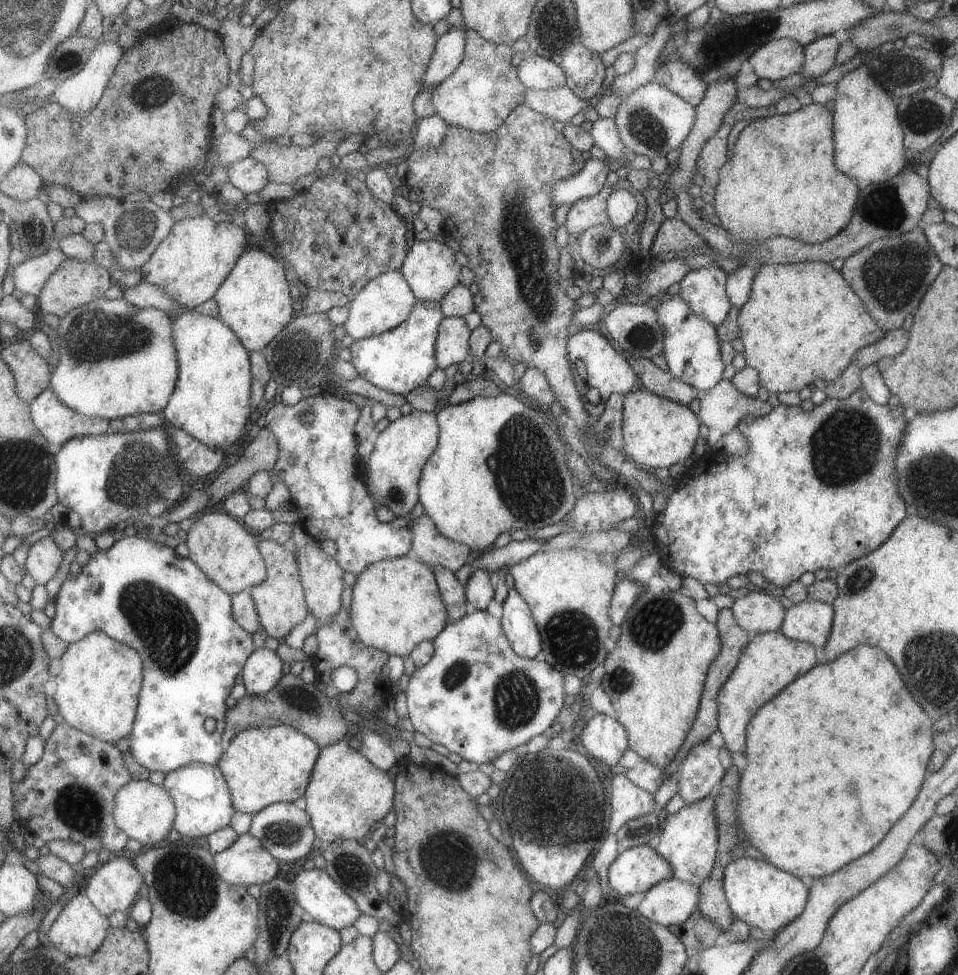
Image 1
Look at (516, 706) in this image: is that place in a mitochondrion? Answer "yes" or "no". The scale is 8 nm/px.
yes

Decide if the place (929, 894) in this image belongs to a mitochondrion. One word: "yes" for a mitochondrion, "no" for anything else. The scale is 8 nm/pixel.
no

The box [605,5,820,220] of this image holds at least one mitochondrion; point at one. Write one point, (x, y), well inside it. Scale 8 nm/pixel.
(732, 40)

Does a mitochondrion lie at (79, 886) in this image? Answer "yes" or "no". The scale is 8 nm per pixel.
no

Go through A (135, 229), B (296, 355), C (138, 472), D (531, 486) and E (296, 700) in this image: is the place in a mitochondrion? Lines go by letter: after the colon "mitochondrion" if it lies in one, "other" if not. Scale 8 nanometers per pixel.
A: mitochondrion
B: mitochondrion
C: mitochondrion
D: mitochondrion
E: mitochondrion

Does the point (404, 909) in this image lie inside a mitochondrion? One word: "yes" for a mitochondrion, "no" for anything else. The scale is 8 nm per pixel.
no

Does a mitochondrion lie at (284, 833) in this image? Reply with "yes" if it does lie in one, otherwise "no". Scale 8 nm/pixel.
yes

